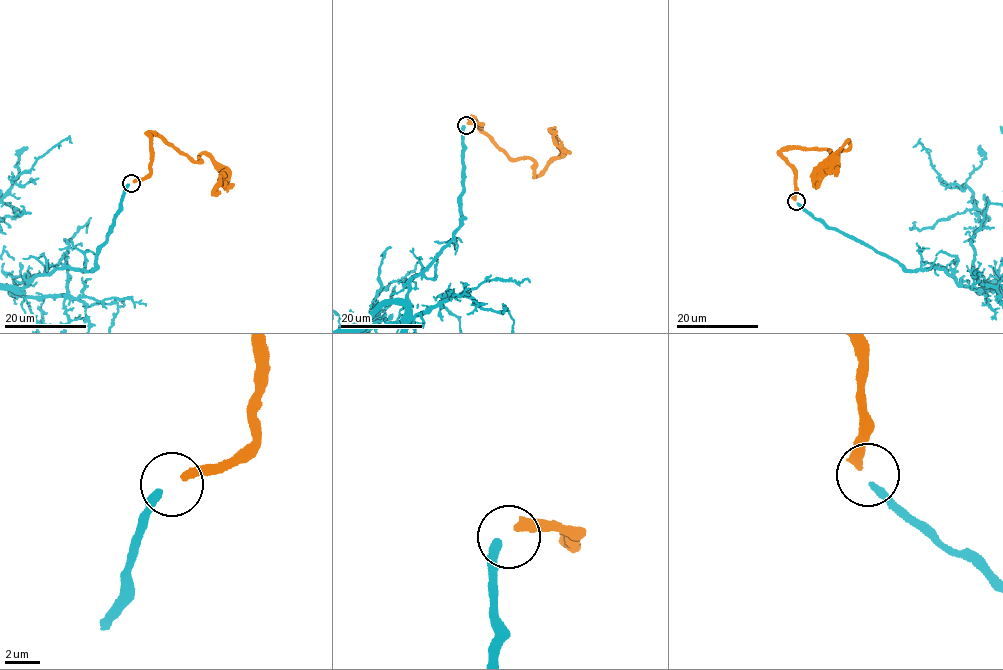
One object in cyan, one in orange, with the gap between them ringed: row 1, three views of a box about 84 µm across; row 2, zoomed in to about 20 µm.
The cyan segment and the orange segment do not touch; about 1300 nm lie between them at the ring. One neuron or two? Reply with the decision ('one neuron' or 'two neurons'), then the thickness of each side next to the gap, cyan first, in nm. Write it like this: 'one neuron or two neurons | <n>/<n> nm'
one neuron | 420/440 nm

